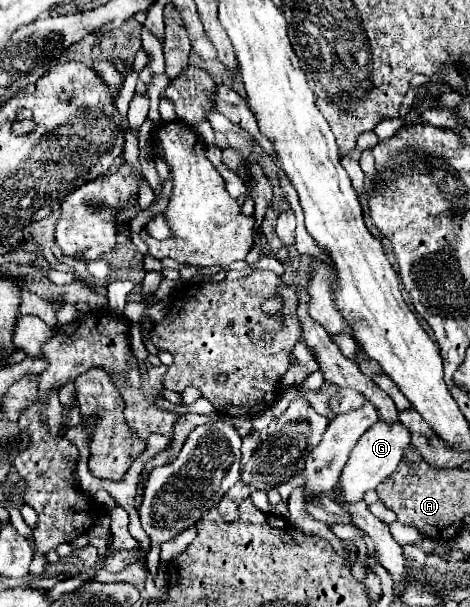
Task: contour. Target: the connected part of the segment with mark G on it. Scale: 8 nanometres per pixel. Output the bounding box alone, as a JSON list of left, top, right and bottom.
[334,422,410,502]

